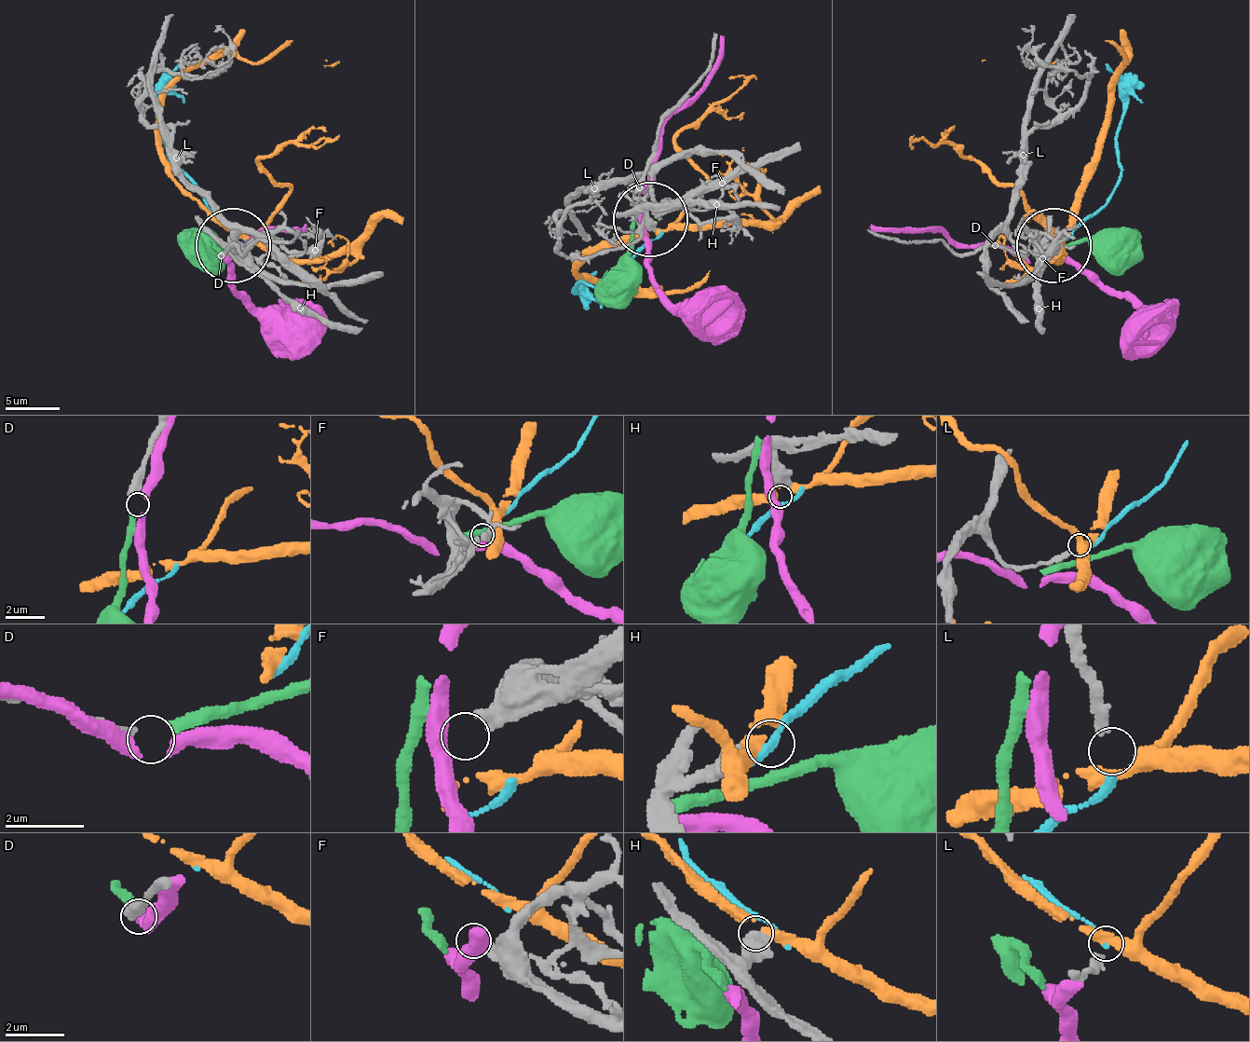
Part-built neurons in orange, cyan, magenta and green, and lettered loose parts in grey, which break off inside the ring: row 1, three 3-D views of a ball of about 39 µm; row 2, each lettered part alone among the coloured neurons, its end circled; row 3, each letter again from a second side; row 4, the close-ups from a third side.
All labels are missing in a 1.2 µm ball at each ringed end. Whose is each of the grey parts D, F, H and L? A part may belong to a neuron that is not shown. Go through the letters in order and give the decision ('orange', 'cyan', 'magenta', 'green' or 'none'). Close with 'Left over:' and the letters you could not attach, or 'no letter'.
D: green
F: none
H: none
L: none
Left over: F, H, L

